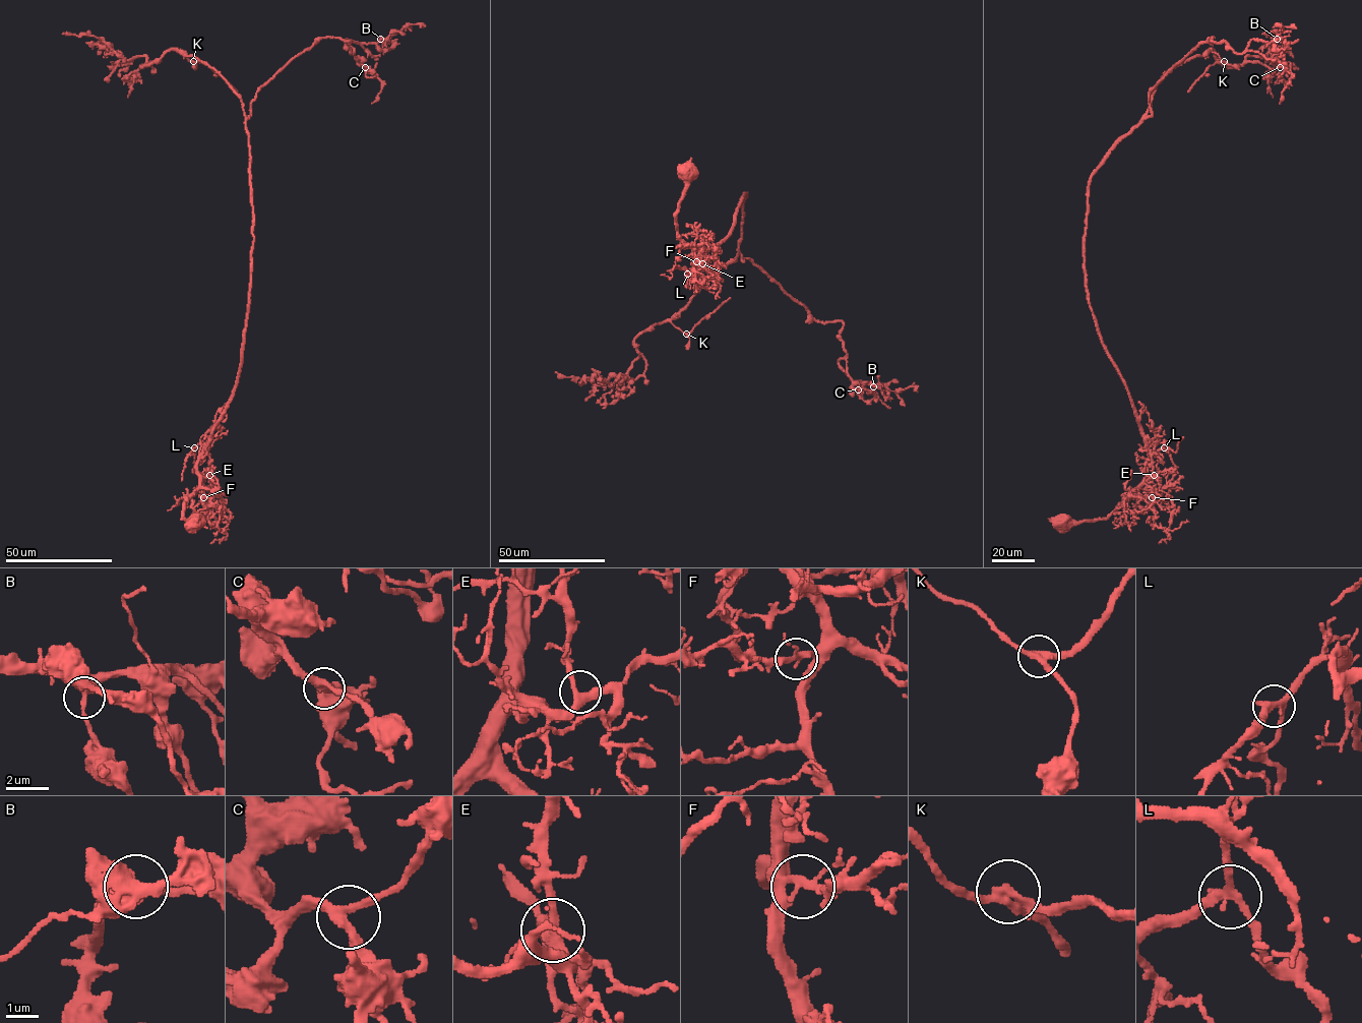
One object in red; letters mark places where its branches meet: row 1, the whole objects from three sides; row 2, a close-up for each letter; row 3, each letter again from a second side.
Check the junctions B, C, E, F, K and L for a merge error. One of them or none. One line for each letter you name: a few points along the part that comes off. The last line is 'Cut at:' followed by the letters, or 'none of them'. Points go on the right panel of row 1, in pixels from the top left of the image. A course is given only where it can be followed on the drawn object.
K: course (1224, 61), (1210, 66), (1188, 92)
Cut at: K

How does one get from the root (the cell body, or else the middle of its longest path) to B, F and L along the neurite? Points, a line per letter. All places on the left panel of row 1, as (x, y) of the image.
B: (193, 523), (183, 504), (240, 368), (250, 104), (320, 39), (348, 41), (351, 53), (346, 40), (380, 39)
F: (193, 523), (183, 518), (183, 504), (200, 483), (203, 497)
L: (193, 523), (183, 518), (183, 509), (184, 503), (199, 486), (197, 460), (201, 442), (194, 447)

